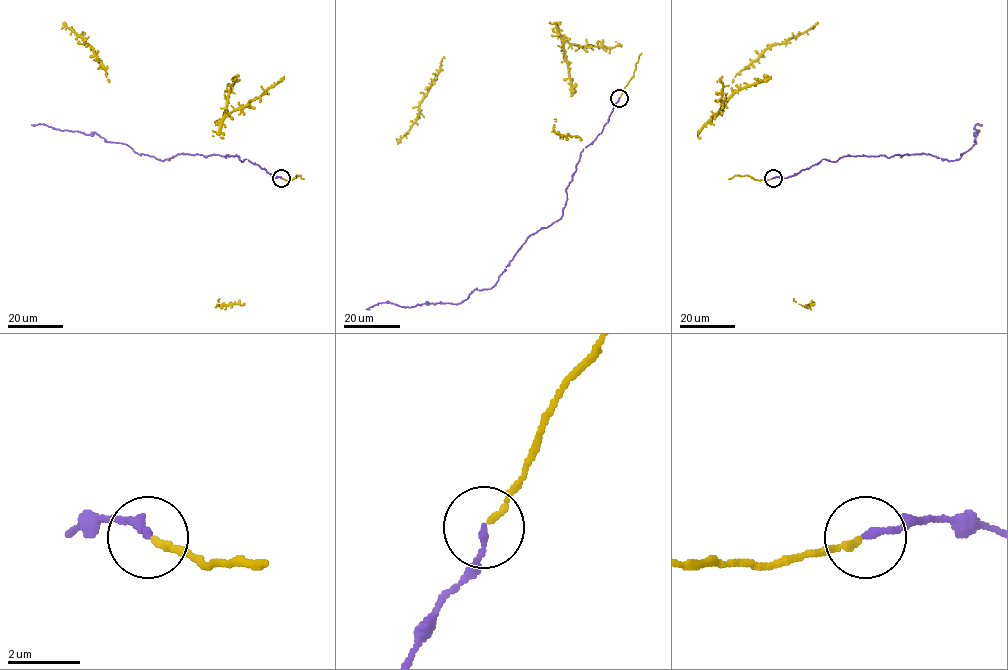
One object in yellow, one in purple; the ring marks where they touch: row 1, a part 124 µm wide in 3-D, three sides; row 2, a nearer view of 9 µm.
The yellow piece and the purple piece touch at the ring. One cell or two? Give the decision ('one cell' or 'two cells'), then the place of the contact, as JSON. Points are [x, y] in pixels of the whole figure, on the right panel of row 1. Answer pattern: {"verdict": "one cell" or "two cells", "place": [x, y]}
{"verdict": "one cell", "place": [773, 178]}

